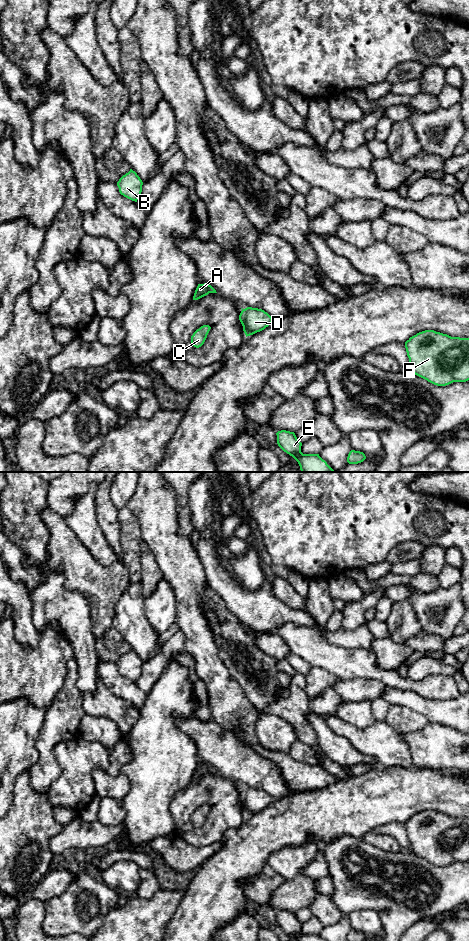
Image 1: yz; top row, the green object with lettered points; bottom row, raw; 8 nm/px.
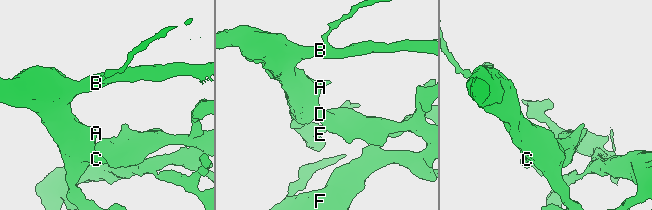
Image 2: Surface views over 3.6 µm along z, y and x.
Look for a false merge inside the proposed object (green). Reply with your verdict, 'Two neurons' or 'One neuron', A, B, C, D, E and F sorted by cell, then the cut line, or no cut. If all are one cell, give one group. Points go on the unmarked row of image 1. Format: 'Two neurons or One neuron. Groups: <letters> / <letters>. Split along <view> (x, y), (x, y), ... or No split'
Two neurons. Groups: A B C E / D F. Split along yz (243, 789), (243, 802), (247, 815)

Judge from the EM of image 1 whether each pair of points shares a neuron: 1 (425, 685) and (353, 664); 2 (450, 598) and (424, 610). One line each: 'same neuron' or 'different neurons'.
1: same neuron
2: same neuron

